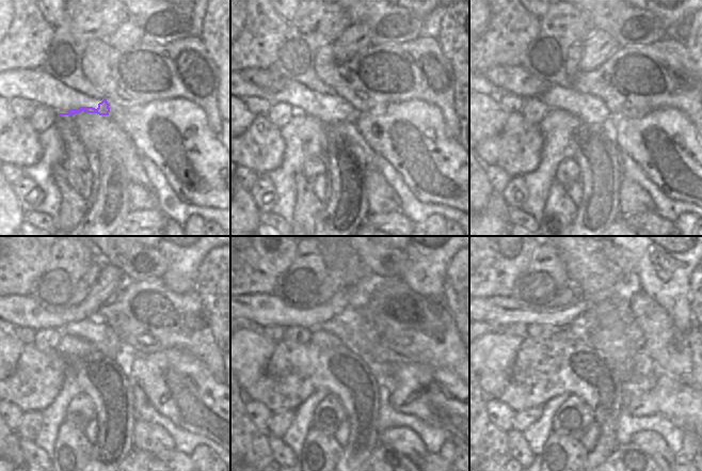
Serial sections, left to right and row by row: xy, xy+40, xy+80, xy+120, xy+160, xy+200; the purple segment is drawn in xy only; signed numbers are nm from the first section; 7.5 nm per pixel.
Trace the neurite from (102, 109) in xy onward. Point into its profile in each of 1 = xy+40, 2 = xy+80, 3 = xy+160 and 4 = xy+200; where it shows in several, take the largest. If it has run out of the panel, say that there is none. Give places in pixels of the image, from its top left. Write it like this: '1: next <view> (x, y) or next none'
1: next xy+40 (345, 112)
2: next xy+80 (592, 110)
3: next xy+160 (363, 339)
4: next xy+200 (609, 327)

